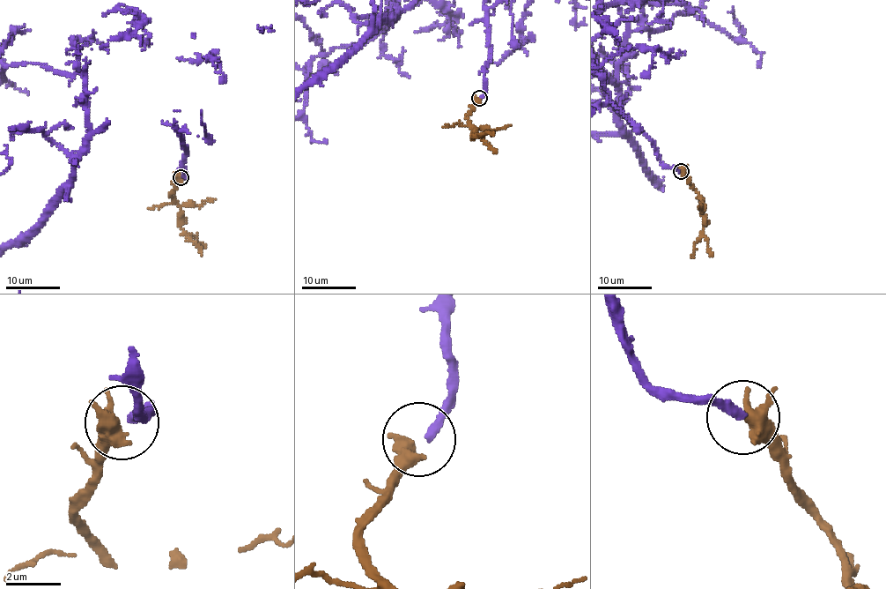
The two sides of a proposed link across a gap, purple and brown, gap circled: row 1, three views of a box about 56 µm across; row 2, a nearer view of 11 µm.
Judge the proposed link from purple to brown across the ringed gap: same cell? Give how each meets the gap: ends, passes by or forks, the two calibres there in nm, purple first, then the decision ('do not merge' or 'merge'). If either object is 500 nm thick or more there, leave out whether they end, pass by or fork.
purple ends there; brown passes by; 320 nm thick on the purple side, 460 nm on the other; merge

